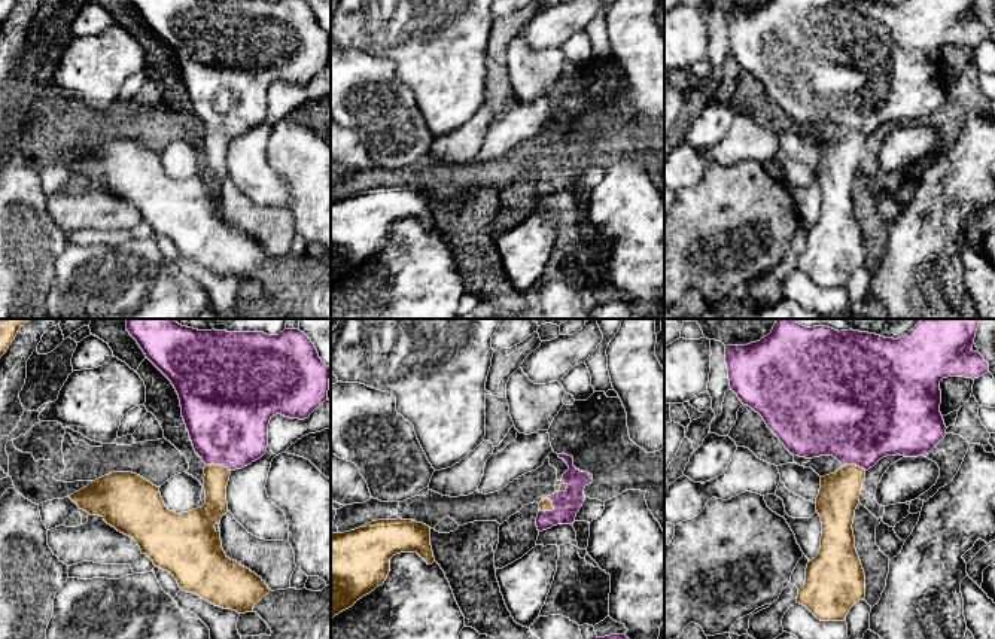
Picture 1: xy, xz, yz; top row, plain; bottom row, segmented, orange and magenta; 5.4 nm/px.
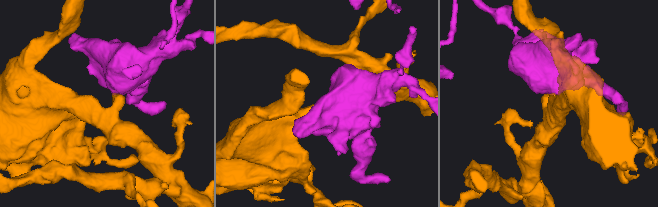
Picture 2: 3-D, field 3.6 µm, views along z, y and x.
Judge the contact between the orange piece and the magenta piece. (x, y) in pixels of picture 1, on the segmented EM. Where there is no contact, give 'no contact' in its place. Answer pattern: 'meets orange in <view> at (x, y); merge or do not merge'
meets orange in xz at (548, 510); merge

